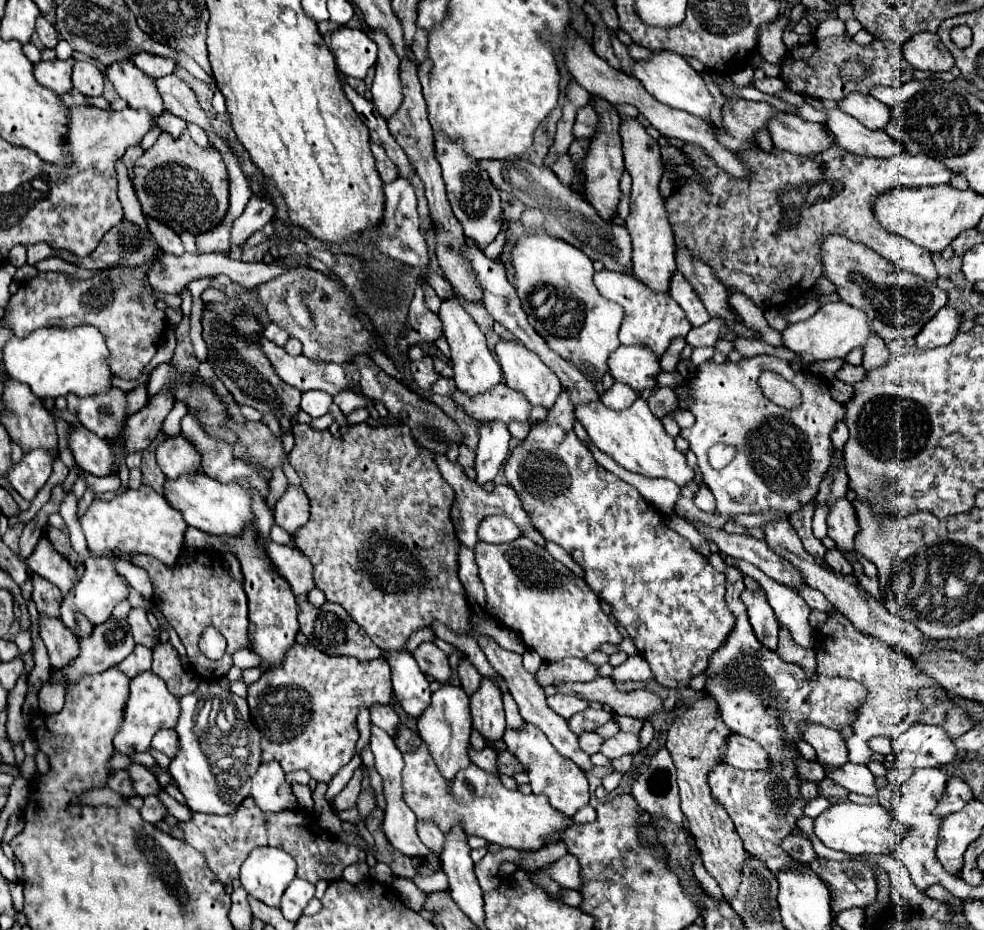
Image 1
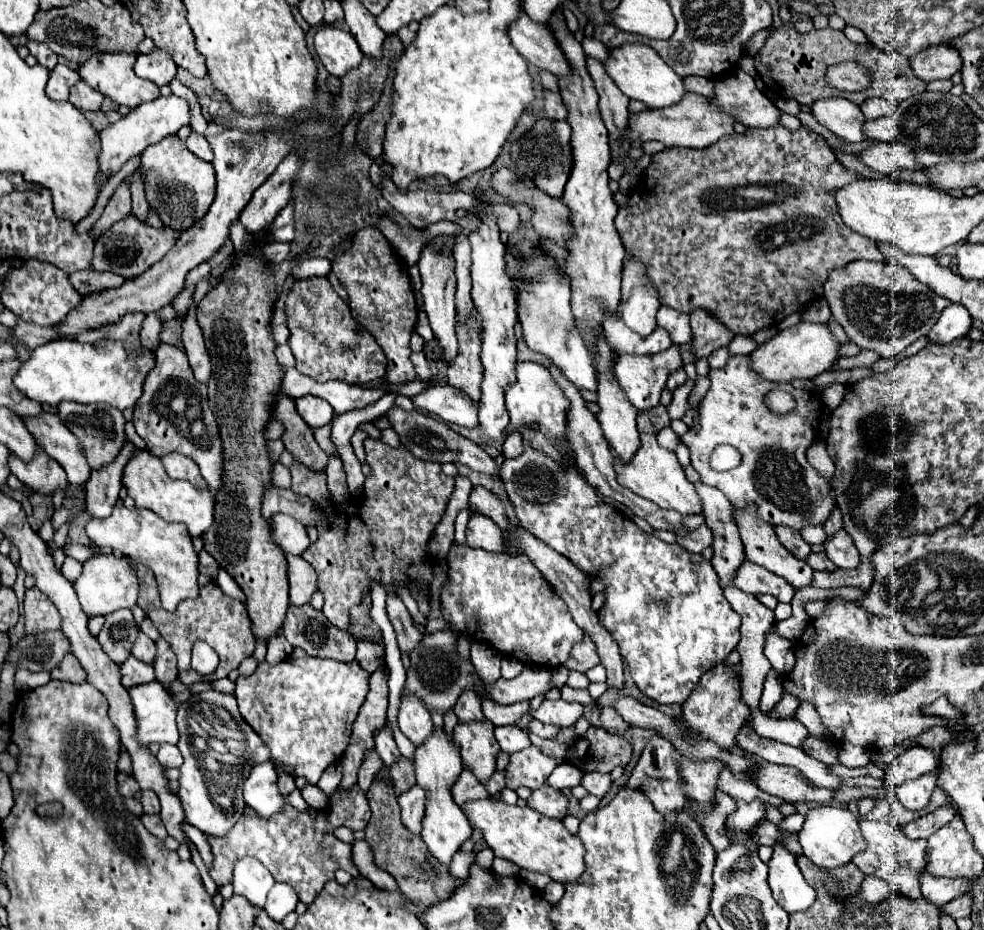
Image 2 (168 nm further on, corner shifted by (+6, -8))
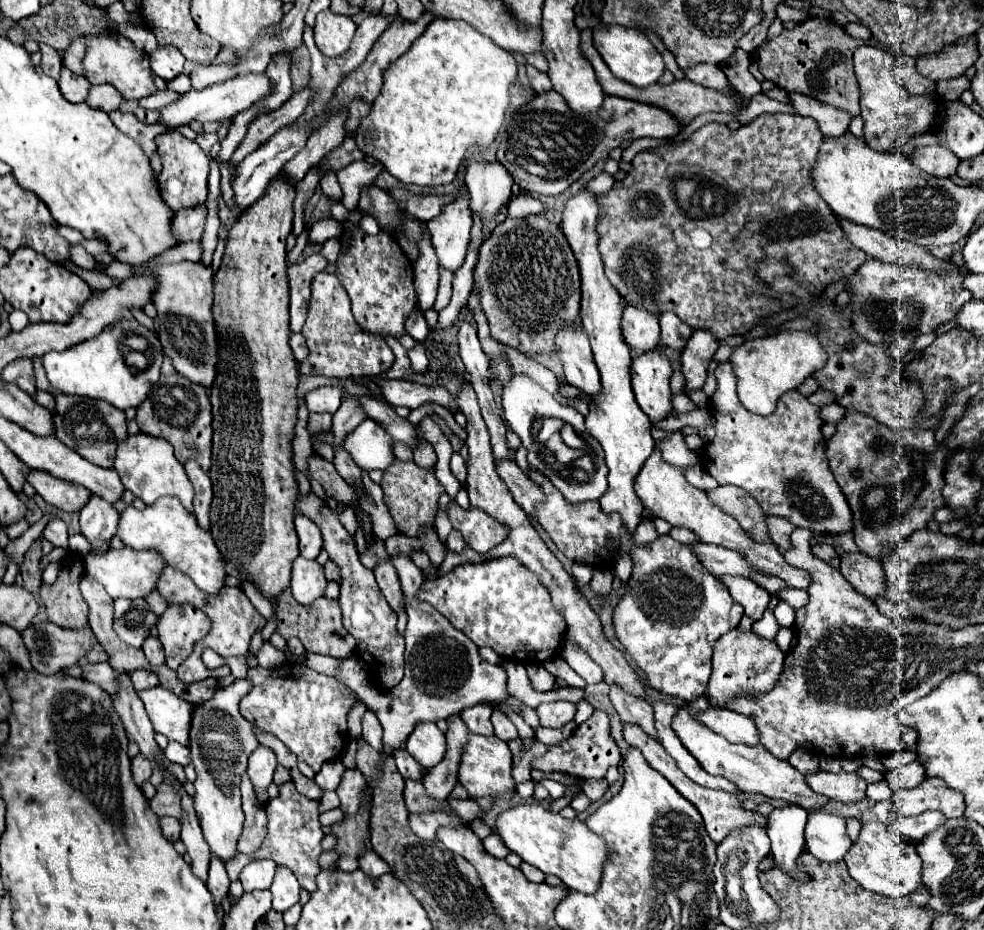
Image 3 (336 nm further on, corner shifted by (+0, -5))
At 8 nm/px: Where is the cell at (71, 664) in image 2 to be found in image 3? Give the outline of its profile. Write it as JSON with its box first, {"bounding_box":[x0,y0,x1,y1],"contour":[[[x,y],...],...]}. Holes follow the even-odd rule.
{"bounding_box":[80,661,118,695],"contour":[[[102,661],[102,663],[80,663],[80,667],[82,667],[82,677],[86,681],[92,681],[92,683],[100,685],[110,695],[114,695],[118,691],[116,671],[110,667],[108,661]]]}

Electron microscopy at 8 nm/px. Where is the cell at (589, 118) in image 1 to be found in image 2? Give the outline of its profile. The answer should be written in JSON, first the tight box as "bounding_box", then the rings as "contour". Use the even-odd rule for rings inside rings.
{"bounding_box":[544,90,566,120],"contour":[[[544,90],[544,112],[550,120],[566,120],[566,108],[558,92]]]}

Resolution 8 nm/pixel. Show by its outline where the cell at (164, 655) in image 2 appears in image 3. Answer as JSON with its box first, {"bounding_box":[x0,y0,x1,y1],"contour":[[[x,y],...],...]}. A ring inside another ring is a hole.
{"bounding_box":[156,605,210,669],"contour":[[[168,605],[156,627],[166,651],[166,665],[178,669],[192,653],[194,643],[204,639],[210,631],[210,619],[192,605]]]}

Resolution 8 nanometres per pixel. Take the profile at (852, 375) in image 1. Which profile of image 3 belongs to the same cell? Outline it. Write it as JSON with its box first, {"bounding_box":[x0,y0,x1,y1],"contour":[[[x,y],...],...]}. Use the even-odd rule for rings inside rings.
{"bounding_box":[808,389,836,407],"contour":[[[818,389],[816,393],[812,393],[812,395],[808,397],[808,401],[810,401],[810,403],[814,403],[814,405],[818,405],[818,407],[822,407],[822,405],[830,405],[830,403],[834,403],[836,399],[834,399],[834,395],[832,395],[830,391]]]}

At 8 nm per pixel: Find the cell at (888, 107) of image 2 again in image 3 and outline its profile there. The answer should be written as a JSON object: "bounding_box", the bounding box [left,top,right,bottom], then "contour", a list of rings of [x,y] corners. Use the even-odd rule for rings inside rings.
{"bounding_box":[854,45,938,151],"contour":[[[862,45],[854,53],[854,69],[860,83],[860,109],[864,119],[864,141],[876,149],[876,151],[890,151],[900,149],[908,143],[908,139],[914,133],[926,133],[932,125],[932,119],[938,113],[938,97],[936,95],[910,95],[904,87],[896,85],[892,79],[892,67],[894,67],[894,55]]]}

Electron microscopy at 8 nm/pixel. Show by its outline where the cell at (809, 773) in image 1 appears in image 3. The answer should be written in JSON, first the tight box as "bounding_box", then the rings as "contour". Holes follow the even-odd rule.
{"bounding_box":[806,771,868,803],"contour":[[[818,771],[812,775],[806,775],[806,783],[818,795],[824,795],[832,801],[842,801],[842,803],[854,803],[864,799],[866,787],[868,787],[868,783],[858,773],[846,773],[846,771],[842,771],[840,775]]]}

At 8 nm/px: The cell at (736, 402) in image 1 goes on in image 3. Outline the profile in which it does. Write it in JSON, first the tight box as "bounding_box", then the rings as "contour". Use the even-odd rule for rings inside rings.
{"bounding_box":[702,361,852,533],"contour":[[[730,361],[718,363],[714,371],[718,379],[716,393],[710,399],[712,415],[714,415],[714,427],[716,427],[716,437],[710,441],[704,449],[702,457],[702,467],[720,483],[720,485],[736,485],[742,487],[748,495],[752,495],[762,511],[766,515],[776,515],[792,521],[796,527],[808,527],[820,533],[846,533],[852,529],[852,513],[848,507],[848,501],[844,493],[840,491],[830,467],[828,459],[824,455],[824,445],[822,445],[822,419],[820,419],[820,409],[812,405],[802,393],[796,389],[786,391],[774,409],[774,413],[762,417],[756,413],[750,413],[738,399],[736,393],[736,375],[734,367]]]}

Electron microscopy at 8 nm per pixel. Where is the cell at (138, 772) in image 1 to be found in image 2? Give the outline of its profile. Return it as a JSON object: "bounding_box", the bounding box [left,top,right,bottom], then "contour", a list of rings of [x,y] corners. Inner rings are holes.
{"bounding_box":[142,790,160,814],"contour":[[[150,790],[142,792],[142,806],[144,806],[144,812],[146,814],[160,814],[160,802],[158,802],[158,796]]]}

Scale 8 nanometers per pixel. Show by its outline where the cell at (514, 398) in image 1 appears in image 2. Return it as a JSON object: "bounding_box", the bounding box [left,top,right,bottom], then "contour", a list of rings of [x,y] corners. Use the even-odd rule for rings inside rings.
{"bounding_box":[412,382,478,428],"contour":[[[430,382],[428,388],[416,396],[412,396],[416,408],[422,408],[446,424],[474,428],[478,426],[478,404],[470,402],[466,394],[448,386],[448,384],[434,384]]]}

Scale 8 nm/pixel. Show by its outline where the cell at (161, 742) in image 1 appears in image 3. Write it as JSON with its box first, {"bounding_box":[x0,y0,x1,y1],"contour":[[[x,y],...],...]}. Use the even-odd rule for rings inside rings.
{"bounding_box":[164,741,190,767],"contour":[[[174,741],[168,743],[168,747],[164,749],[164,755],[166,755],[168,761],[178,763],[178,765],[182,765],[182,767],[190,763],[190,749],[184,747],[184,745],[180,745],[180,743],[174,743]]]}

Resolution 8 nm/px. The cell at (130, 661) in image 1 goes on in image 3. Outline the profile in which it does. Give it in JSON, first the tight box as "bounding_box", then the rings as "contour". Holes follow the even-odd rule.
{"bounding_box":[130,669,158,691],"contour":[[[146,669],[130,671],[130,679],[132,679],[132,683],[134,683],[134,689],[136,689],[136,691],[150,689],[150,687],[156,687],[156,685],[158,685],[158,677],[156,677],[156,673],[146,671]]]}

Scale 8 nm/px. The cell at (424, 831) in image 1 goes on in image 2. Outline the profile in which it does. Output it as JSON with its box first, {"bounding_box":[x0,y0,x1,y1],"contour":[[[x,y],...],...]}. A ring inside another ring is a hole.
{"bounding_box":[398,784,426,834],"contour":[[[418,784],[398,796],[398,804],[402,808],[402,824],[410,832],[416,832],[416,834],[420,834],[420,820],[424,814],[424,798],[426,798],[426,792]]]}

